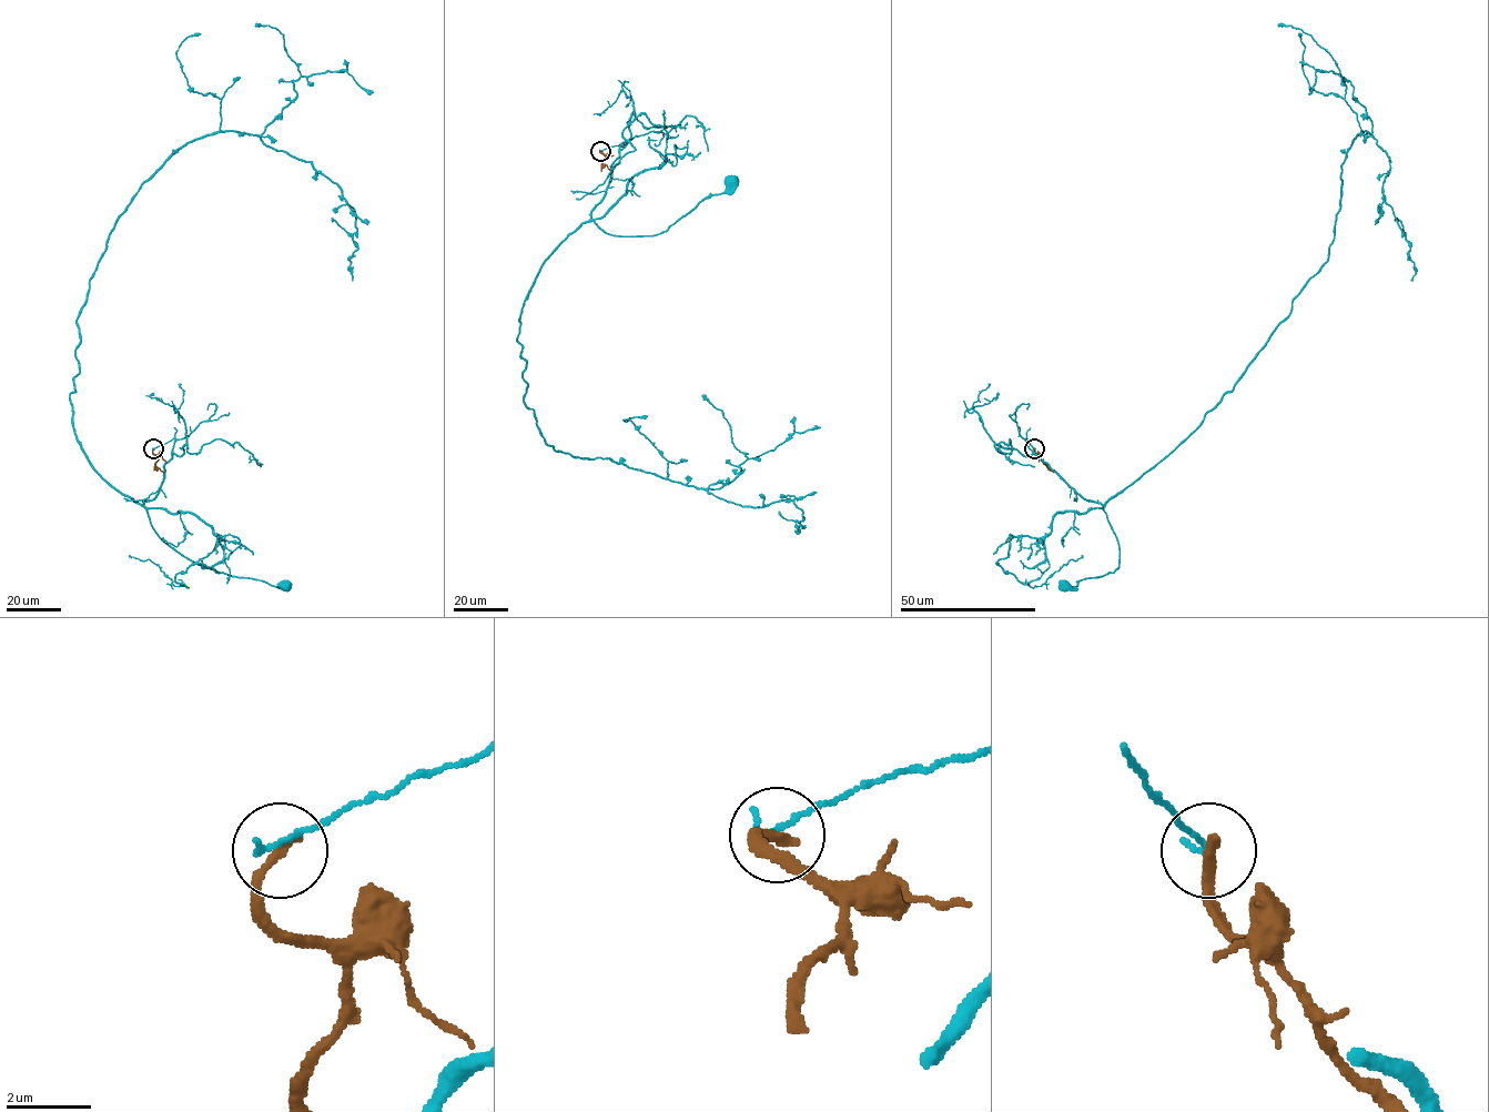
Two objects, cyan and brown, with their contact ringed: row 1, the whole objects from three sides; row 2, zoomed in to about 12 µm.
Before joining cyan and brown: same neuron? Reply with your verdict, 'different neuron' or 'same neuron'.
different neuron

